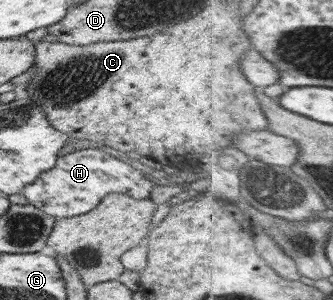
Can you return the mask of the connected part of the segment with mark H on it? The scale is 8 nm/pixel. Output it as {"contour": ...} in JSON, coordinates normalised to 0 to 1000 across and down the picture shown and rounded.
{"contour":[[[294,483],[171,520],[162,553],[114,587],[99,610],[66,627],[69,657],[87,683],[165,730],[258,713],[324,647],[375,647],[399,663],[441,663],[465,623],[465,610],[441,587],[351,530],[342,510],[294,493]]]}

